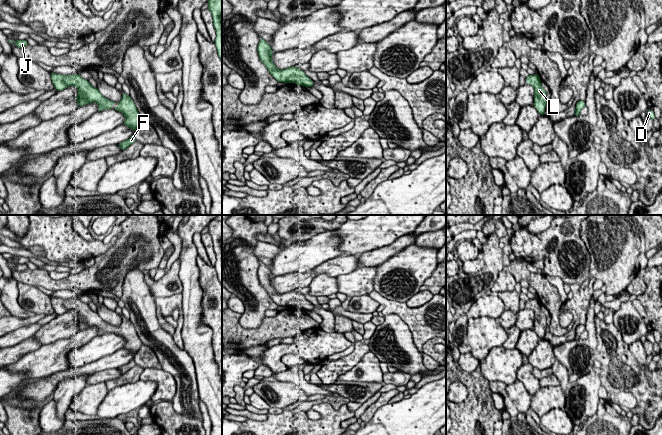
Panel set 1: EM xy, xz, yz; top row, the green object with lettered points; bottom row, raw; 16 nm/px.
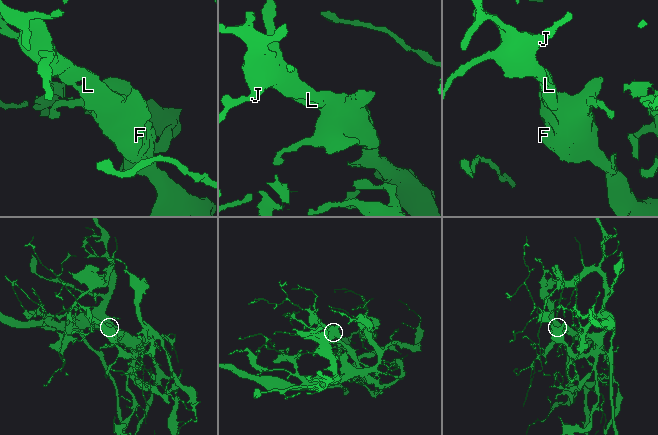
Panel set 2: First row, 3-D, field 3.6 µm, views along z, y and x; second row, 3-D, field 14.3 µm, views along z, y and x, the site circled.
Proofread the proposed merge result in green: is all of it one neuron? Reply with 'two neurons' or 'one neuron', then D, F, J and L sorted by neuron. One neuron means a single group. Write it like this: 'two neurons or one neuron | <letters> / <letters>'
one neuron | D F J L

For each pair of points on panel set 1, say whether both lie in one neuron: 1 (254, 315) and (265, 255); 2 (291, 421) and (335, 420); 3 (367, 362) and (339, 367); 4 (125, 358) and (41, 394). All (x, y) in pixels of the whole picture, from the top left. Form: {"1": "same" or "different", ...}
{"1": "different", "2": "same", "3": "different", "4": "same"}

